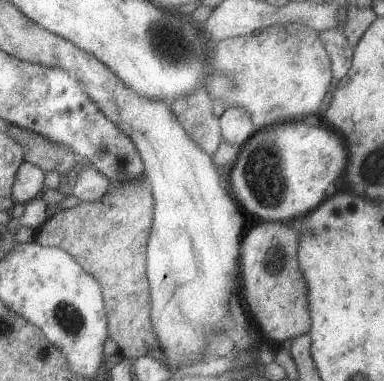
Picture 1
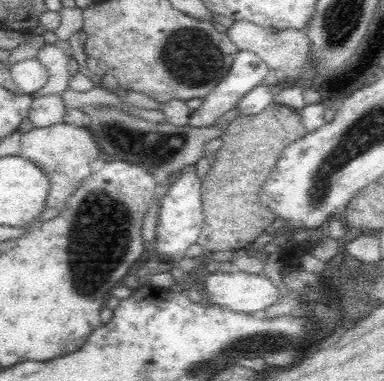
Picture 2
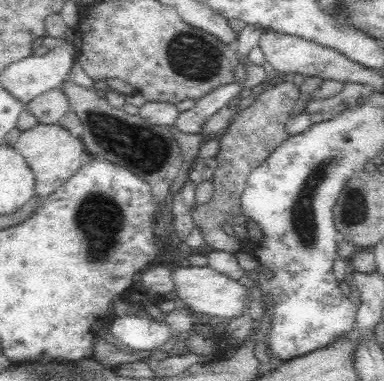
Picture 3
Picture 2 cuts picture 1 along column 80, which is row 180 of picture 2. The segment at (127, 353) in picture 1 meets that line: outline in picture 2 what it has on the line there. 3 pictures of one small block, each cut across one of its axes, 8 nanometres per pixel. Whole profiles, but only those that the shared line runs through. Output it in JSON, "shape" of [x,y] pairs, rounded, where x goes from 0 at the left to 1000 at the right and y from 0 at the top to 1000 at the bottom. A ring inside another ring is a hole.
{"shape":[[[708,268],[688,294],[656,304],[625,299],[583,336],[583,352],[573,357],[578,388],[563,399],[563,425],[526,472],[531,598],[521,604],[516,640],[531,651],[536,672],[578,656],[641,651],[688,609],[688,598],[719,583],[714,562],[677,541],[672,499],[724,436],[719,420],[740,388],[802,352],[781,320],[781,294],[786,289]]]}

